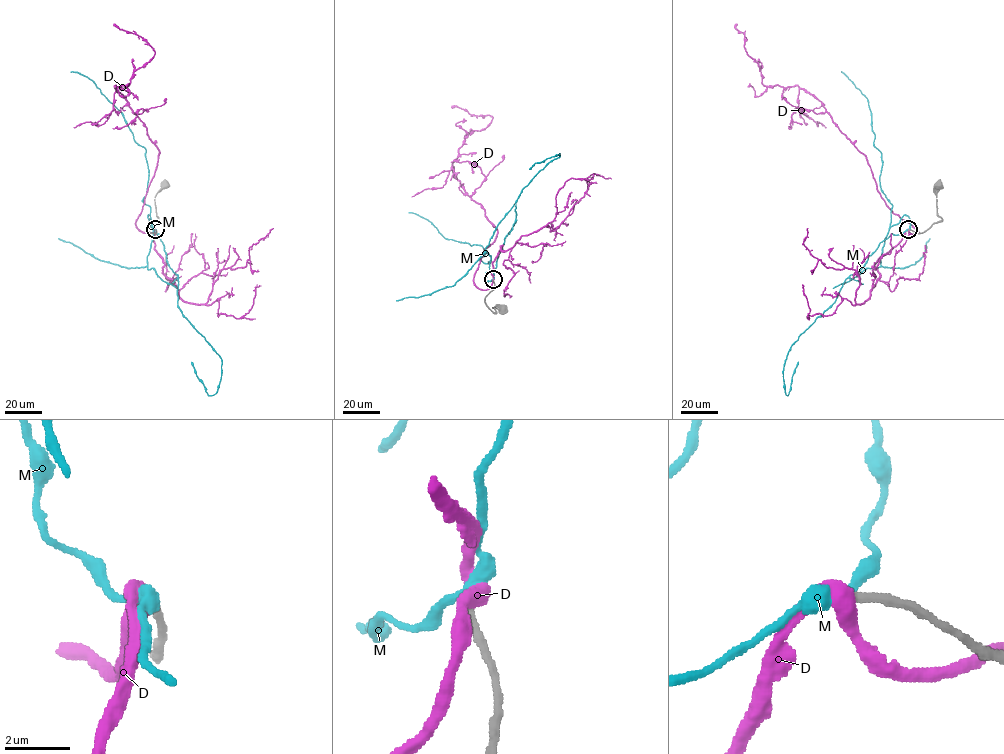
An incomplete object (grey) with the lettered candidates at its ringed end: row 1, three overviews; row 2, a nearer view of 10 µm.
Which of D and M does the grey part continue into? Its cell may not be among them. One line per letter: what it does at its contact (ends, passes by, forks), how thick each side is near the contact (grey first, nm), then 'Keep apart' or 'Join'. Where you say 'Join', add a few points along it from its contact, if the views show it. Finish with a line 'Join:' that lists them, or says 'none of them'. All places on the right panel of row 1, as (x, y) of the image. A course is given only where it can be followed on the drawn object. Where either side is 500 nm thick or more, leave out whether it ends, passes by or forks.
D: Thickness 280 nm (grey) against 500 nm. Join. Its course: (909, 229), (919, 233), (886, 204), (866, 157), (822, 103), (797, 85), (762, 82), (736, 24)
M: It passes by. Thickness 260 nm (grey) against 280 nm. Keep apart
Join: D

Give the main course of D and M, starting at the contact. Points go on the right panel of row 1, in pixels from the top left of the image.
D: (909, 229), (919, 233), (886, 204), (866, 157), (822, 103), (797, 85), (762, 82), (736, 24)
M: (909, 230), (880, 243), (792, 345), (783, 370), (787, 396), (798, 362)

